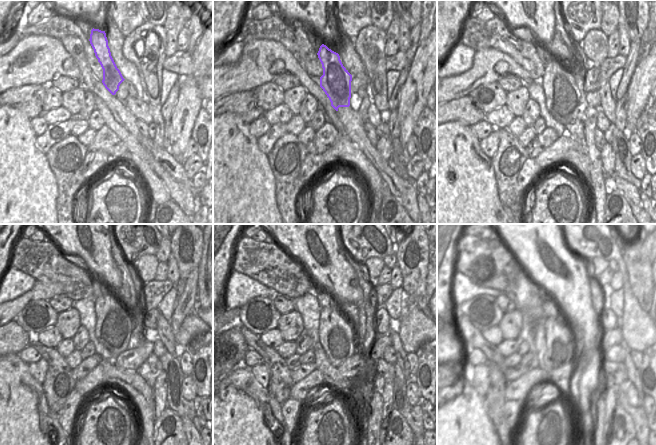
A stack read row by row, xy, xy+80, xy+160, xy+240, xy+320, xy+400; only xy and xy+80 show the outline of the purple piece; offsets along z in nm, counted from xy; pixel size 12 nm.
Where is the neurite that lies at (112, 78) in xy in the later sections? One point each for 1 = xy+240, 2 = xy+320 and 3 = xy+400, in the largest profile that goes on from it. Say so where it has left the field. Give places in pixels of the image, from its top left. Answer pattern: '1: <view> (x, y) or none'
1: xy+240 (113, 329)
2: xy+320 (335, 332)
3: xy+400 (560, 348)

